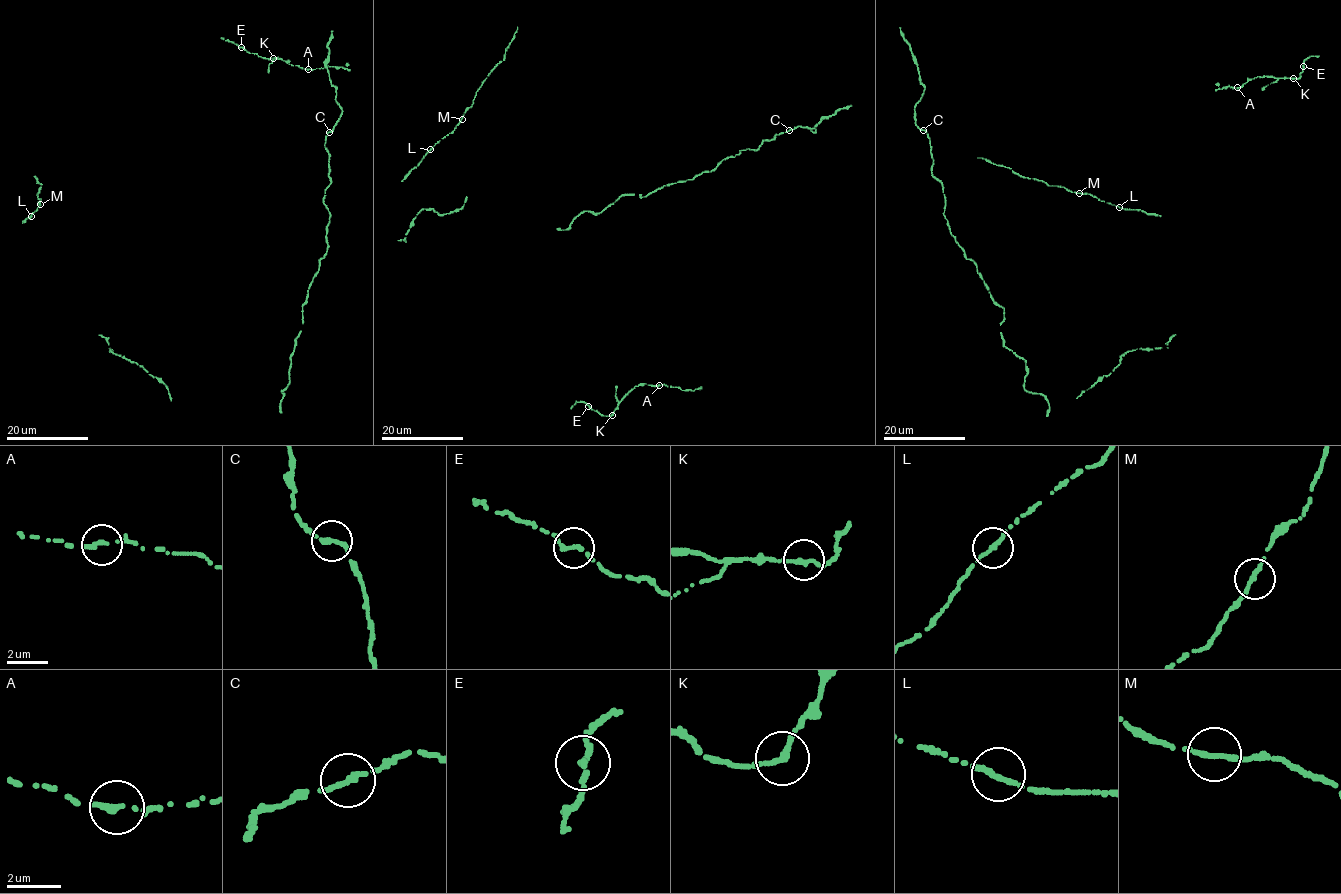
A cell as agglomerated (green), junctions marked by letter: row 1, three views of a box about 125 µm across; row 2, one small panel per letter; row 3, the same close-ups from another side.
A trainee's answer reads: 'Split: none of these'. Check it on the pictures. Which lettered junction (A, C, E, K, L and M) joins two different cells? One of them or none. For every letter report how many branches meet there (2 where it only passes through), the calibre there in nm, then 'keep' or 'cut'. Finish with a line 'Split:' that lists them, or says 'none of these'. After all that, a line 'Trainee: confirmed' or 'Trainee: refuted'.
A: 1 branches meet; 320 nm thick; keep
C: 1 branches meet; 320 nm thick; keep
E: 2 branches meet; 220 nm thick; keep
K: 2 branches meet; 200 nm thick; keep
L: 2 branches meet; 200 nm thick; keep
M: 1 branches meet; 280 nm thick; keep
Split: none of these
Trainee: confirmed

